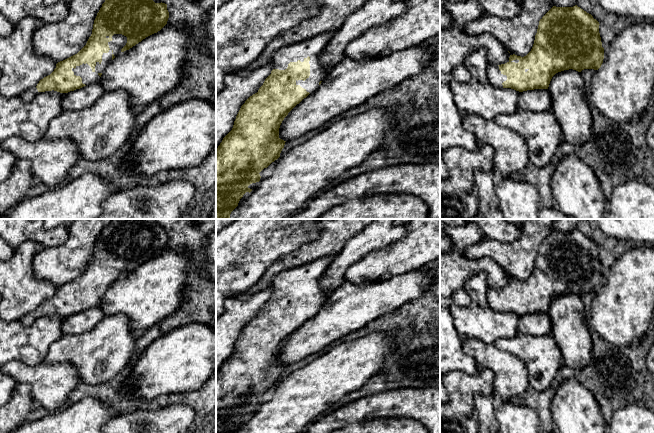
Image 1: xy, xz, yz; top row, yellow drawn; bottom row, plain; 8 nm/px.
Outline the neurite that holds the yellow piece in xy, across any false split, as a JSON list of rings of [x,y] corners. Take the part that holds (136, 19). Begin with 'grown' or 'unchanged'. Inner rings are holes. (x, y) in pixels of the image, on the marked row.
grown; [[[105,0],[94,20],[92,34],[86,45],[77,54],[58,62],[50,75],[39,81],[36,86],[38,92],[54,90],[68,93],[99,82],[108,64],[118,54],[160,31],[168,18],[167,4],[160,0]]]

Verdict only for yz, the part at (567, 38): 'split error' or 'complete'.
split error

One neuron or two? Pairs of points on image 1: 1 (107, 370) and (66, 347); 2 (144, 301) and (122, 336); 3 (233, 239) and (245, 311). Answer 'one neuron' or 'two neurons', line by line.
1: one neuron
2: two neurons
3: two neurons

